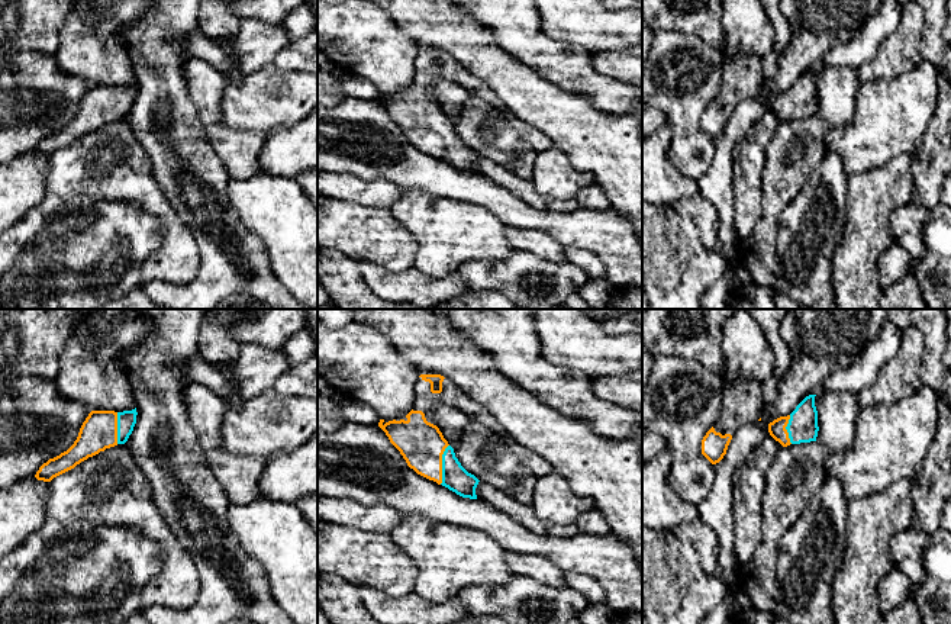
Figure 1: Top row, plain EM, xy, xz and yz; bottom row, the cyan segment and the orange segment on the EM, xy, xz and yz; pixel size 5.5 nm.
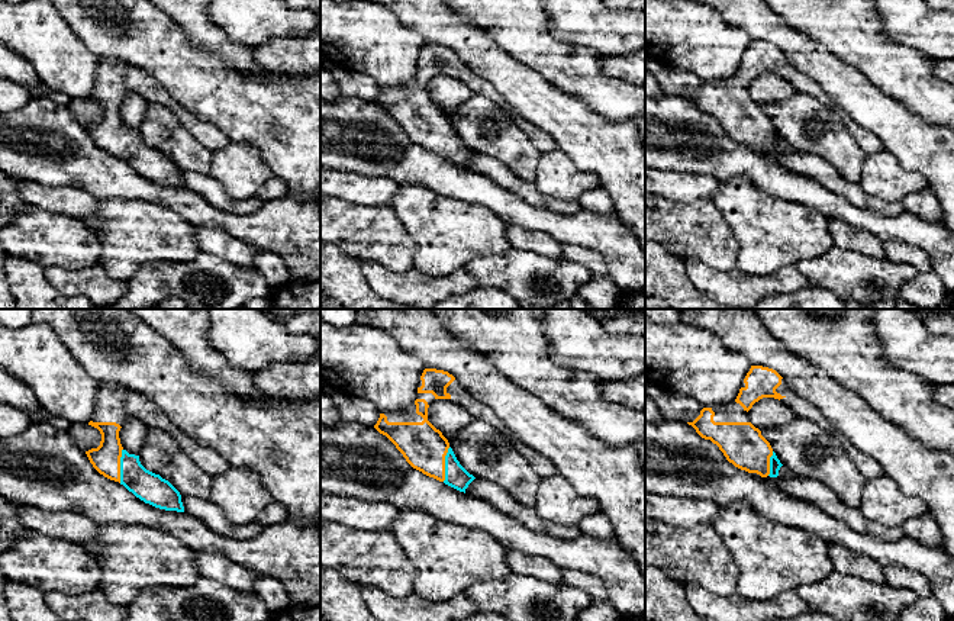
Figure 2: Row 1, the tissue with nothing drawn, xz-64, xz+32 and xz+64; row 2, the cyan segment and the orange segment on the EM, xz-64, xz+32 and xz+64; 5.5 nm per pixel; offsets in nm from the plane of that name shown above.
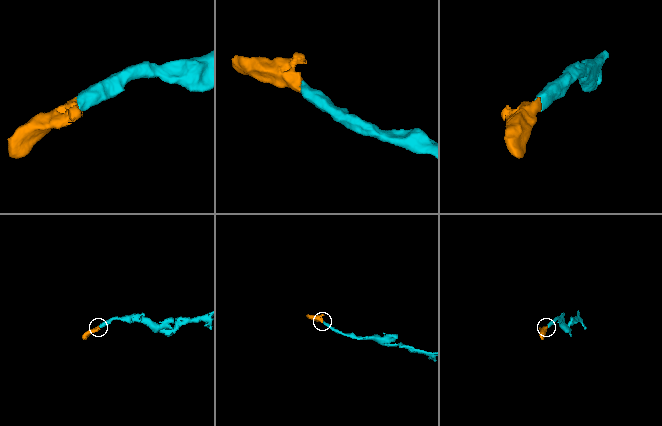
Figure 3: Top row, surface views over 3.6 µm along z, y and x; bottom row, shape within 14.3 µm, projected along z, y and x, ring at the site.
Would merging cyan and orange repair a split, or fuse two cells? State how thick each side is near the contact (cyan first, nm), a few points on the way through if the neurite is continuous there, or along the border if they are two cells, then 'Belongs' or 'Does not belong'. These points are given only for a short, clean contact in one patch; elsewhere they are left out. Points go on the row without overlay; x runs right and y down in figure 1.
Thickness 150 nm (cyan) against 260 nm. Belongs

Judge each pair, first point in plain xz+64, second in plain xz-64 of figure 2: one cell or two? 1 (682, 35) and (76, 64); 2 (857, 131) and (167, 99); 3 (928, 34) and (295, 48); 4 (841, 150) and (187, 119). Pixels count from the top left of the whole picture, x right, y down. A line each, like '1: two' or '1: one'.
1: one
2: one
3: two
4: two

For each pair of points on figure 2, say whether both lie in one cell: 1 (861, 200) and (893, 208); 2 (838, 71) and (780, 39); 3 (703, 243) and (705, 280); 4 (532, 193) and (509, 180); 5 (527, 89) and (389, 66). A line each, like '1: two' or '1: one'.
1: one
2: one
3: two
4: one
5: two

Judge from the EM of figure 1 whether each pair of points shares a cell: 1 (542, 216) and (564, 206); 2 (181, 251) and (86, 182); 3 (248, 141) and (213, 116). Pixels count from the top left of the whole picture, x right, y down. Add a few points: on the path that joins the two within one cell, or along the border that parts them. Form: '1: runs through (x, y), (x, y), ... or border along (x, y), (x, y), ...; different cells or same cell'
1: border along (521, 199), (547, 211), (573, 212), (579, 208); different cells
2: runs through (173, 222), (134, 182), (115, 182); same cell
3: runs through (238, 141), (231, 141), (216, 126); same cell

